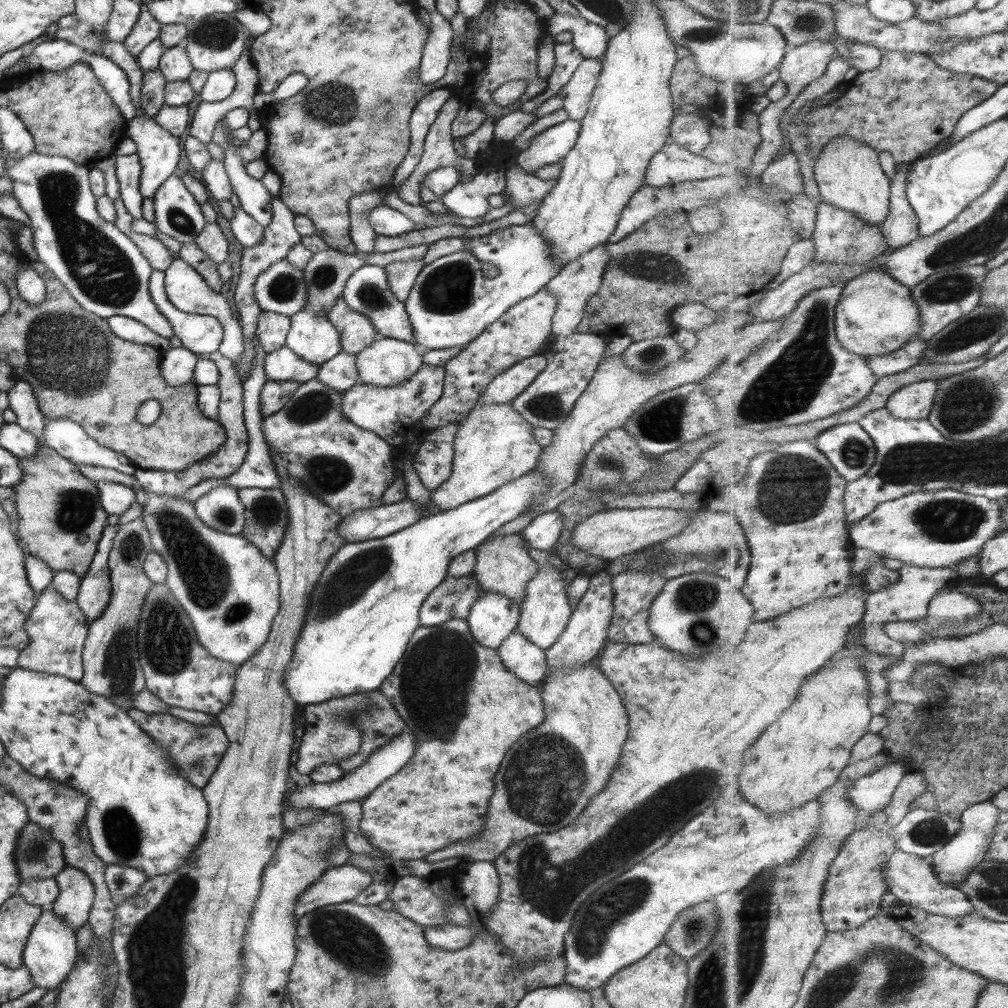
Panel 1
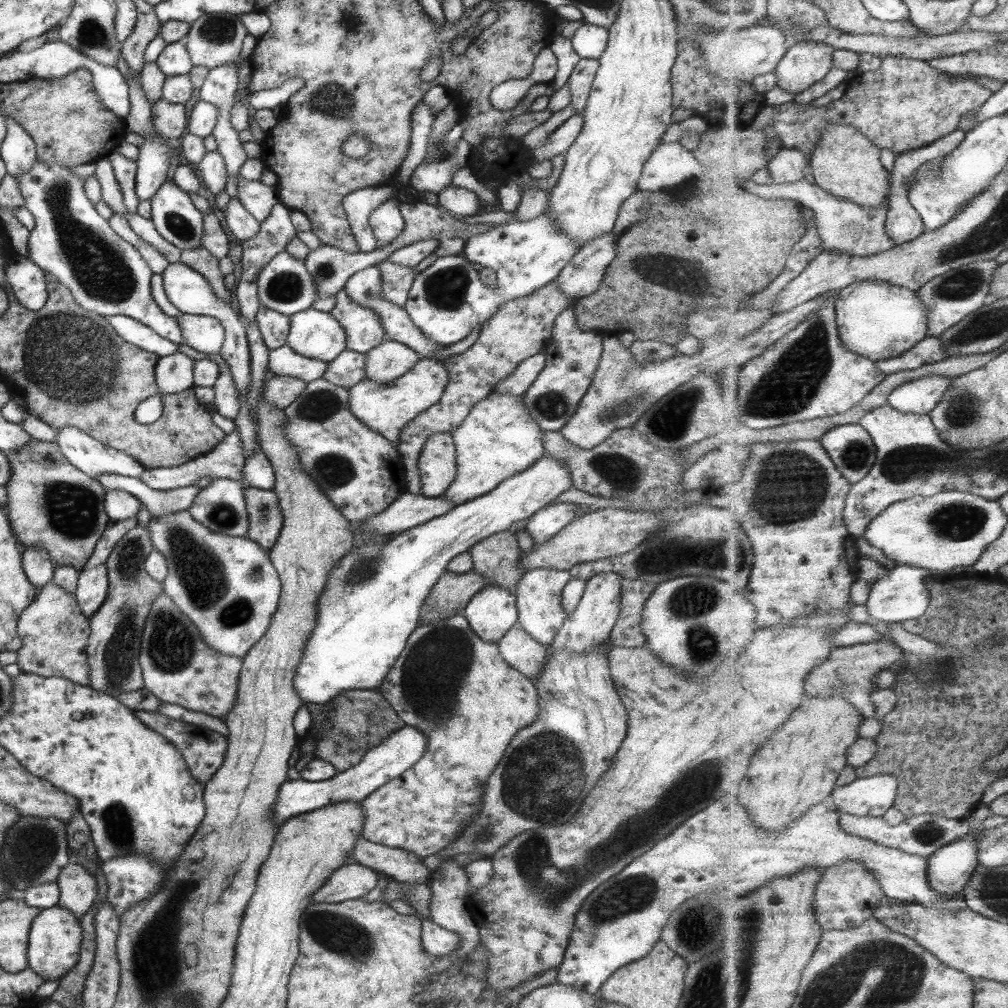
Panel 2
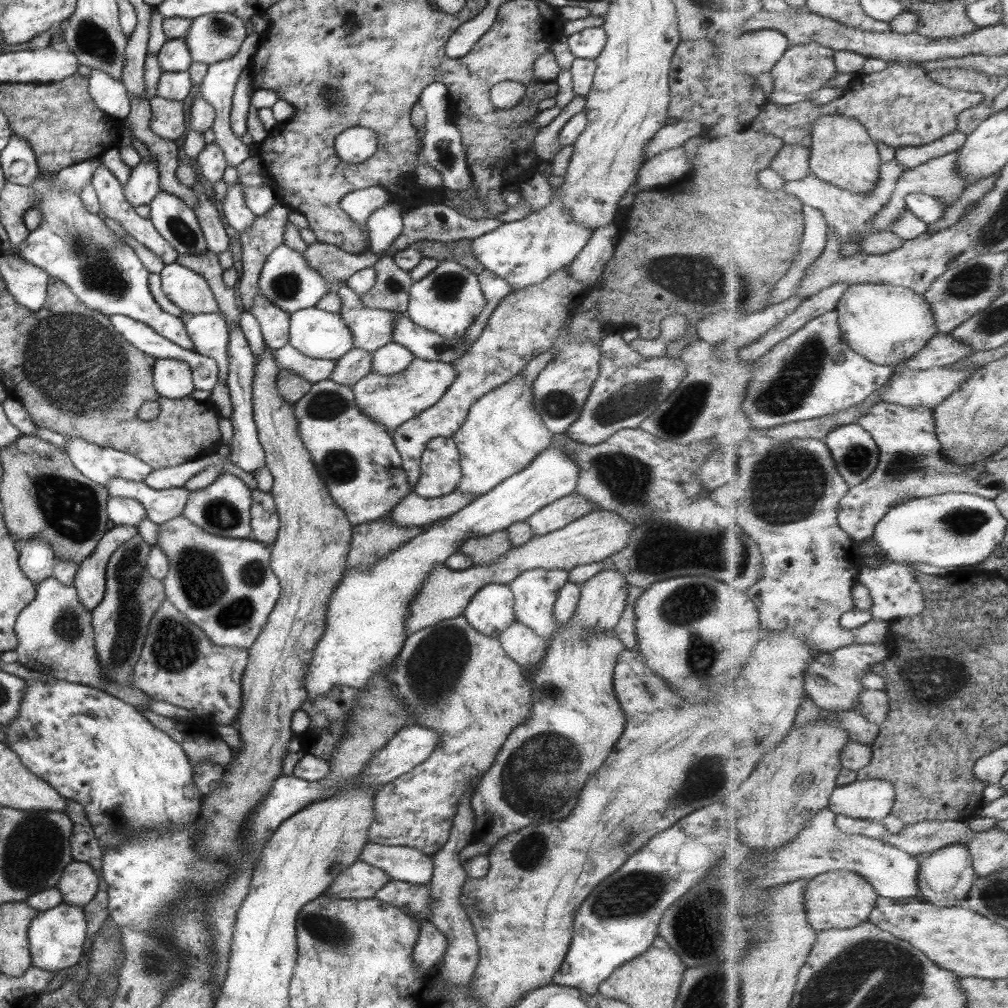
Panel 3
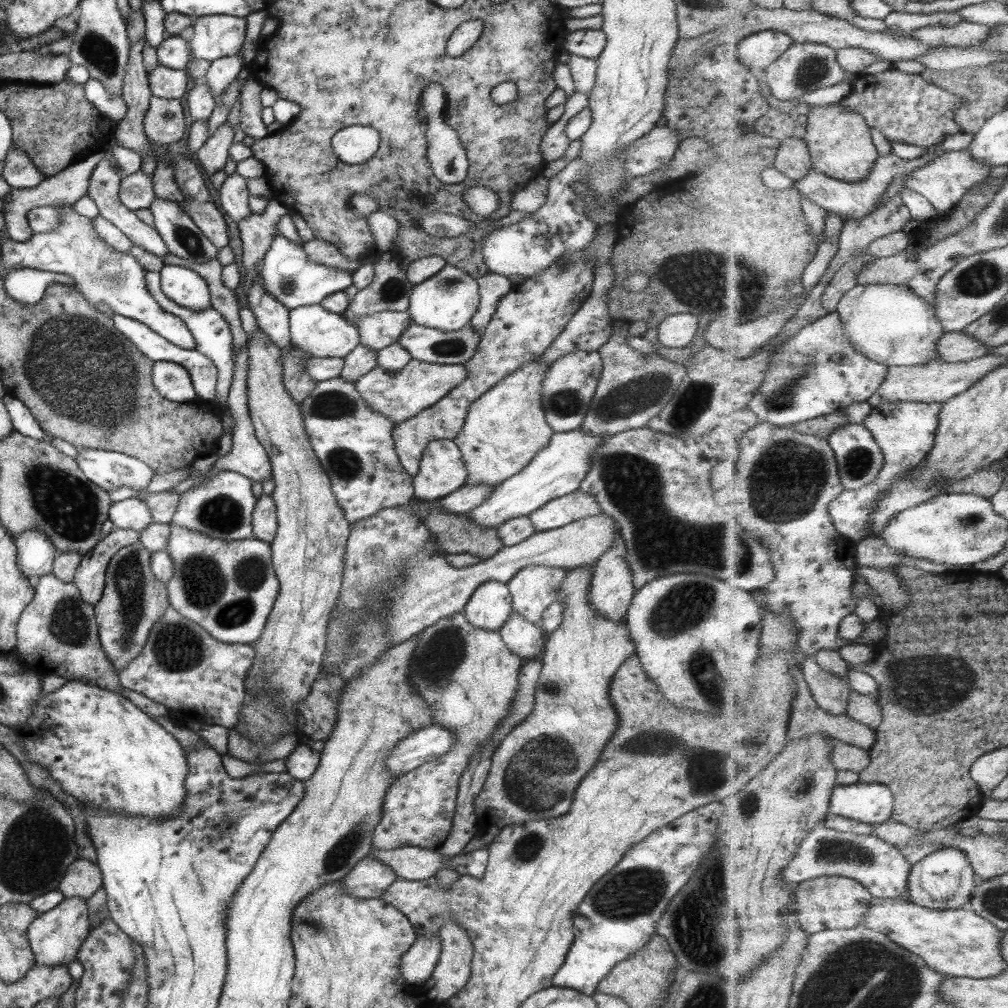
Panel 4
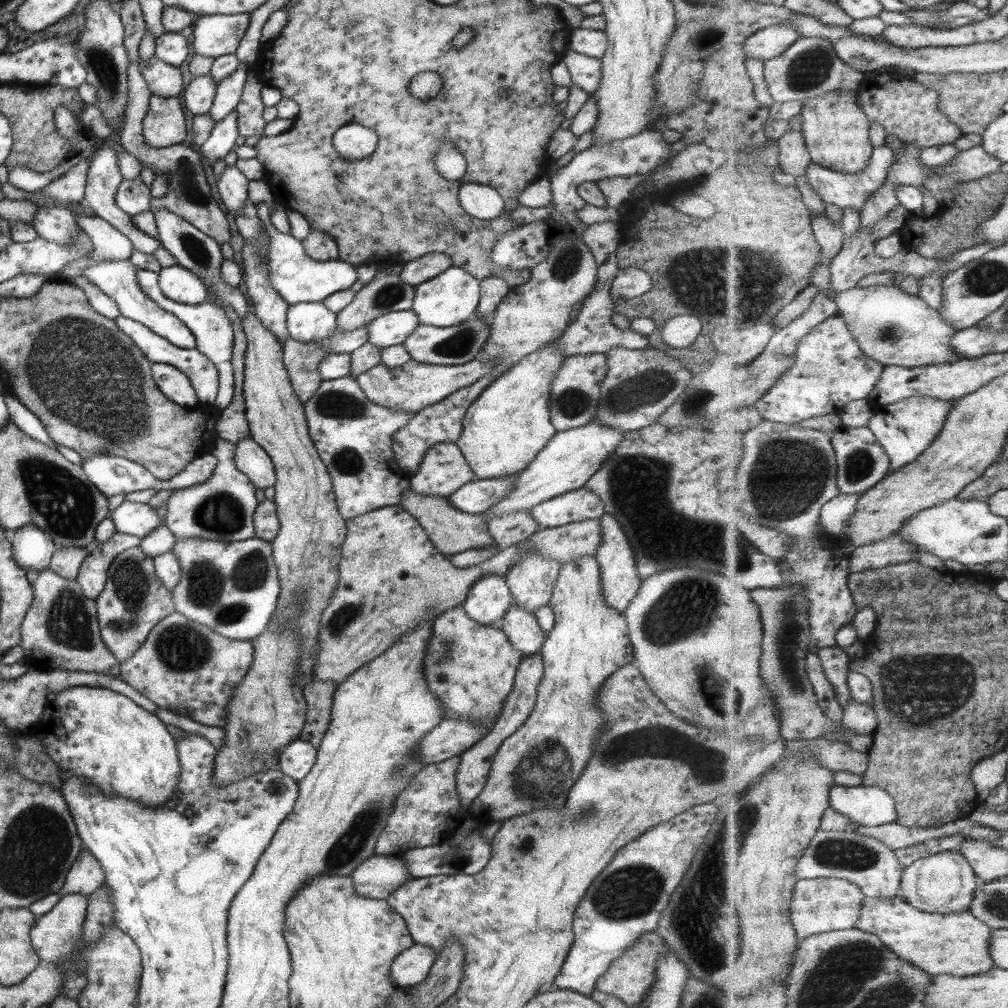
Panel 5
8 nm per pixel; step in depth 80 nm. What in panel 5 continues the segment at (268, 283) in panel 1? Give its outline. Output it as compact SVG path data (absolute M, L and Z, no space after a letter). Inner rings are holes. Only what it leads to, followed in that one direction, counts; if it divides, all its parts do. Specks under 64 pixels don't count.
M259 202L254 205L255 214L263 224L268 237L268 271L273 288L288 305L302 302L319 302L334 292L349 289L357 281L356 265L343 262L341 259L317 262L305 253L302 244L289 233L277 232L270 221L270 202Z

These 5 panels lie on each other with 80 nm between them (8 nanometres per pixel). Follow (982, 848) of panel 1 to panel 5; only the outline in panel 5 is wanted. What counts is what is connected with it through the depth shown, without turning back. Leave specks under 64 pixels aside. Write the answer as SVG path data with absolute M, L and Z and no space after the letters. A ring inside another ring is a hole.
M941 851L926 858L921 857L905 868L900 896L905 902L929 913L963 913L970 911L980 881L972 863L961 851Z

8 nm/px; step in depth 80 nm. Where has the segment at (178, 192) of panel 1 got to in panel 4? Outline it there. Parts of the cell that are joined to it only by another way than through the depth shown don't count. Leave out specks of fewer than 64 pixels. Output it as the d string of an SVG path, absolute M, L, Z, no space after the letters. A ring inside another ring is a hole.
M155 197L148 209L153 217L152 227L160 234L169 254L195 264L216 258L218 250L189 220L177 202Z

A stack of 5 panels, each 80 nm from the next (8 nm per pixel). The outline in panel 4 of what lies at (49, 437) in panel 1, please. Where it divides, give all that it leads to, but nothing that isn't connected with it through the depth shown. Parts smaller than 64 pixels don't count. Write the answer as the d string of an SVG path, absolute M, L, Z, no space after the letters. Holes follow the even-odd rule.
M77 448L74 462L81 473L105 492L128 486L144 490L151 481L153 472L137 458L107 450Z

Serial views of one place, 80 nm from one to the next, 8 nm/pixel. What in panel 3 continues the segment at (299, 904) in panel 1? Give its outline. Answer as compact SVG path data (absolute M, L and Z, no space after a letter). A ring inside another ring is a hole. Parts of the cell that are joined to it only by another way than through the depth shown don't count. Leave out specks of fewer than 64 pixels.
M357 859L329 884L323 894L339 900L371 899L389 881L389 876L383 870Z

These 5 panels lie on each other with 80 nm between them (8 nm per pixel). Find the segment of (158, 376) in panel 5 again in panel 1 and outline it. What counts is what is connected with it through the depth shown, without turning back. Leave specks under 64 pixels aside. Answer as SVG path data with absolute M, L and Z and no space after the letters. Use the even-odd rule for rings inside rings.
M182 347L170 348L161 353L159 374L169 386L181 386L192 380L193 366L197 357Z

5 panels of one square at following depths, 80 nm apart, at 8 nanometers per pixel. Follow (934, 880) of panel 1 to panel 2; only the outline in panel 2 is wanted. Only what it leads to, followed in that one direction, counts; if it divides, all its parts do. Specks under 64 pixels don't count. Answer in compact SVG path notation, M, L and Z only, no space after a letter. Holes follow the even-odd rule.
M737 796L719 797L654 842L648 851L643 851L643 854L633 858L627 866L599 884L584 902L581 902L579 911L574 915L575 922L567 939L563 960L556 968L556 982L595 996L610 974L649 953L653 944L658 942L661 927L667 922L669 914L677 909L677 906L681 906L685 898L691 898L699 892L709 892L713 888L719 888L722 895L730 896L733 890L733 895L745 897L778 877L797 874L810 866L822 866L826 869L848 858L864 862L864 866L877 876L885 895L890 898L939 910L959 912L968 909L968 902L965 901L963 893L949 897L933 891L928 876L927 858L851 834L838 825L838 815L838 811L834 810L830 802L823 802L811 806L807 814L786 826L784 832L768 832L752 820L748 807L743 806Z

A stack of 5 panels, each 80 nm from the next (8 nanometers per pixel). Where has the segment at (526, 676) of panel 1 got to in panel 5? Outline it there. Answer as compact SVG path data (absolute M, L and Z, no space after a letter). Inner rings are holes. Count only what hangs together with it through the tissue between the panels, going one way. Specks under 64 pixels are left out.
M513 604L500 618L498 627L510 643L525 656L537 653L546 635L528 610Z

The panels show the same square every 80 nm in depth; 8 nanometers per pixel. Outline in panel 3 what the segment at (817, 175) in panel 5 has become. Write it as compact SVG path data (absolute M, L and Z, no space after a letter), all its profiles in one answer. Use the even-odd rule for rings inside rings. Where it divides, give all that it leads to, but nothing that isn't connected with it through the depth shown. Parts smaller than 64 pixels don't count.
M897 159L891 160L891 162L882 162L880 181L877 183L876 189L868 194L869 196L846 191L843 187L835 186L833 183L819 178L815 173L806 176L803 180L785 181L780 190L794 194L793 196L797 196L805 205L815 207L823 212L828 222L828 228L833 229L840 236L841 242L855 239L862 246L863 253L887 254L901 248L905 240L893 231L879 230L872 224L872 220L883 207L889 204L904 171L904 166L901 166Z

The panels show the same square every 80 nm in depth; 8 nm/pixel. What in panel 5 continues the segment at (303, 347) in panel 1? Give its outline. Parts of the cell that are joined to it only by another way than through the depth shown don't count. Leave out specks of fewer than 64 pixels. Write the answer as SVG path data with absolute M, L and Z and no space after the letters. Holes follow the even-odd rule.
M322 301L288 305L285 317L287 334L289 337L298 341L303 341L305 344L319 343L328 354L351 354L368 340L367 329L361 326L361 328L355 328L355 330L341 331L335 326L336 315L337 314L331 312Z

